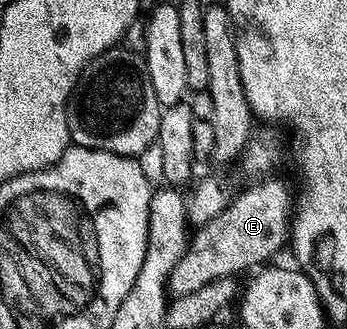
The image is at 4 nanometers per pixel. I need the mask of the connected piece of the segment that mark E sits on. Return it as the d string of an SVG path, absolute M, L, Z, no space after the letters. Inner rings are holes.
M273 177L254 181L257 183L247 187L238 198L234 197L223 208L223 212L215 216L215 220L207 220L207 224L192 231L189 249L169 273L167 290L173 298L187 296L204 288L206 284L211 284L211 280L233 278L244 270L252 271L276 259L273 257L284 246L286 249L291 238L291 215L295 210L295 198L292 193L289 195L289 186L283 179Z

